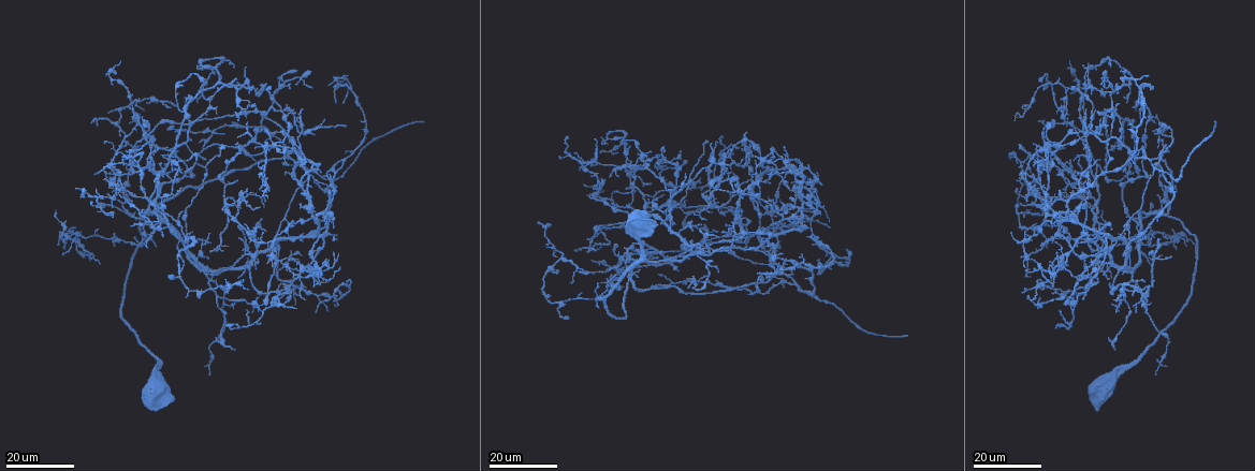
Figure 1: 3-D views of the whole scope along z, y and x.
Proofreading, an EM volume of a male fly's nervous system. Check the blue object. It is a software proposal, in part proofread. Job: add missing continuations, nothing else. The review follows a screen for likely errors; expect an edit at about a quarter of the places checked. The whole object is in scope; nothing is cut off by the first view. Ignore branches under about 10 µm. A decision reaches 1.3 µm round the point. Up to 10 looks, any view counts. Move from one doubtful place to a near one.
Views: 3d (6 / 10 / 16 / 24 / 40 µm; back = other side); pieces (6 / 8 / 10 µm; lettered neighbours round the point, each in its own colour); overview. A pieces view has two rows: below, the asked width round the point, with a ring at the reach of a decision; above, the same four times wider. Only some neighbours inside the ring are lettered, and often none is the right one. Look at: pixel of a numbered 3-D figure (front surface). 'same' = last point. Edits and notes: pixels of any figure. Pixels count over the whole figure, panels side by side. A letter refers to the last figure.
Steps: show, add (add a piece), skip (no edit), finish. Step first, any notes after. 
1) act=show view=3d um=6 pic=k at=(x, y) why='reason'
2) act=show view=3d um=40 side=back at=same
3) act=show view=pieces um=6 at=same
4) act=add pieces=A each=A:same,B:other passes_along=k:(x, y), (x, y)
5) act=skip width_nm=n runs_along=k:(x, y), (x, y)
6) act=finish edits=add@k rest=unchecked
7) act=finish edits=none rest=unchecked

act=show view=3d um=24 pic=1 at=(259, 190) why='thin end'

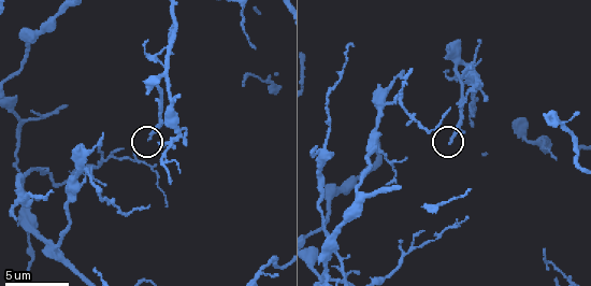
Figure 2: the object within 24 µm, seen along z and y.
act=show view=pieces um=10 pic=2 at=(451, 143)

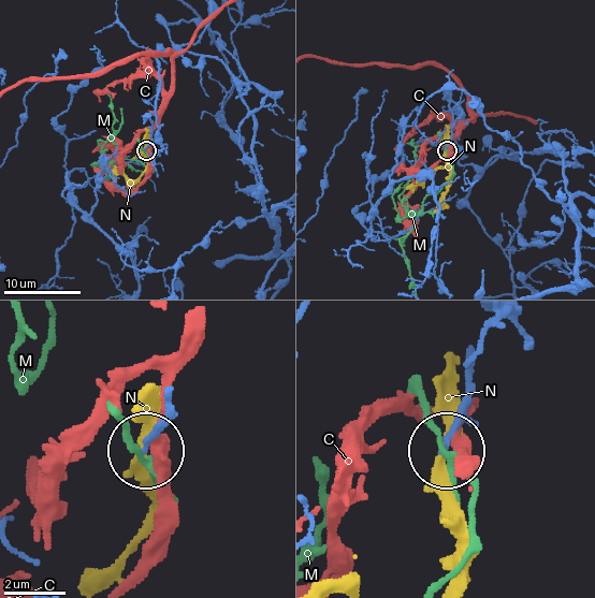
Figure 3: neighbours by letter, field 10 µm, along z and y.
act=skip each=C:other,M:other,N:other found='none of them fits'

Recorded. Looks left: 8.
act=show view=3d um=16 pic=1 at=(337, 103) why='branch stops here'

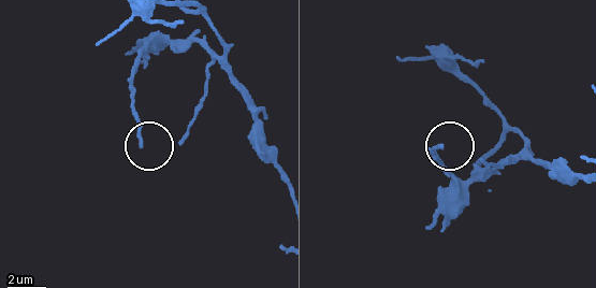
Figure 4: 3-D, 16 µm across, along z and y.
act=show view=pieces um=10 pic=4 at=(141, 144)

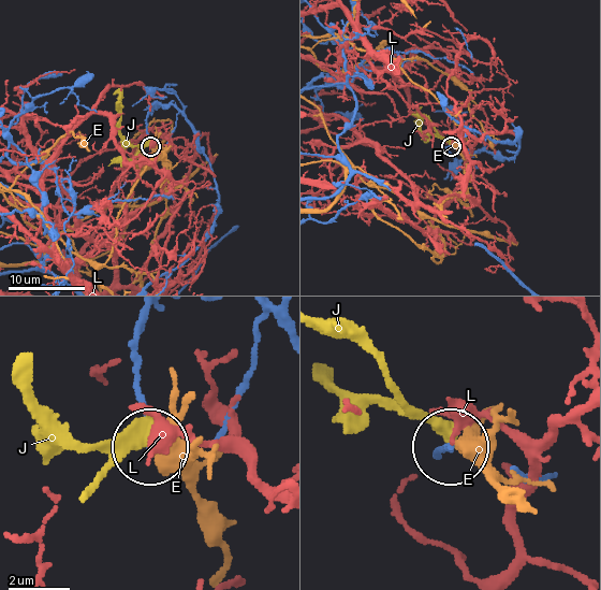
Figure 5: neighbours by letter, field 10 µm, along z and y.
act=skip each=E:other,J:other,L:other found='none of them fits'

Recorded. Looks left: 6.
act=show view=3d um=16 pic=1 at=(1213, 121) why='end of a long branch'

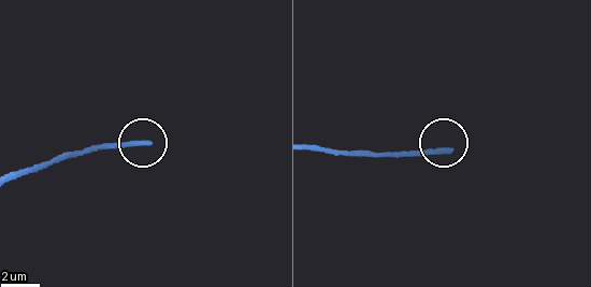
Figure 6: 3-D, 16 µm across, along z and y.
act=show view=pieces um=8 pic=6 at=(450, 152)

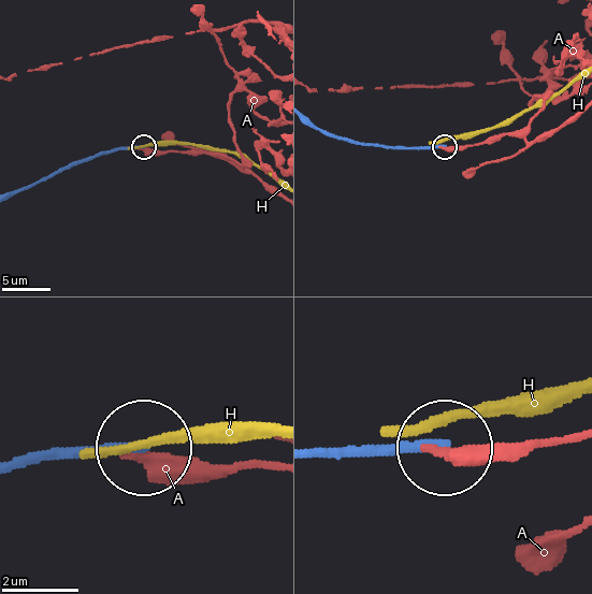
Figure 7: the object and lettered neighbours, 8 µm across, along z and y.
act=skip each=A:other,H:other runs_along=7:(313, 122), (334, 135), (365, 144), (444, 146) found='no lettered piece goes on from it'

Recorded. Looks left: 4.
act=show view=3d um=24 pic=1 at=(105, 178) why='free end'

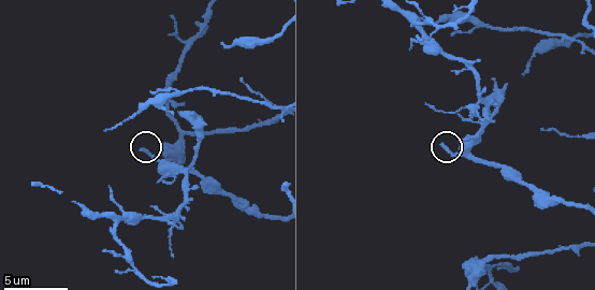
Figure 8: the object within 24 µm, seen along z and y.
act=show view=pieces um=10 pic=8 at=(142, 150) why='see the neighbours'

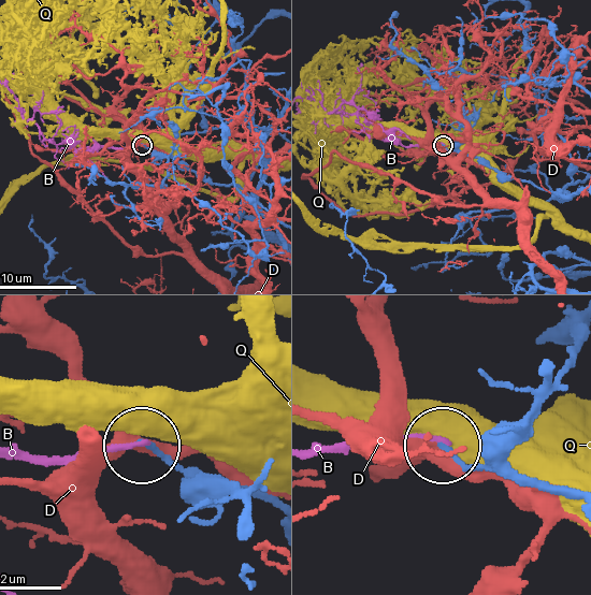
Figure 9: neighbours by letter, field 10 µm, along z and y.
act=skip each=B:other,D:other,Q:other found='none of them fits'

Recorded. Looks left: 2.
act=show view=3d um=16 pic=1 at=(580, 273) why='an open end'

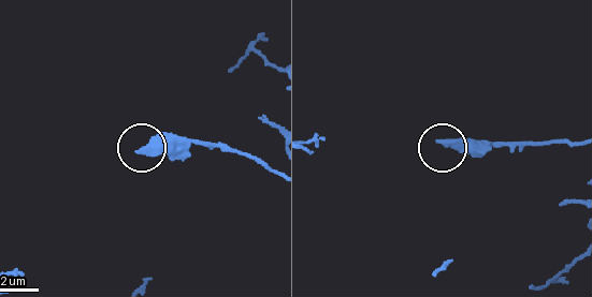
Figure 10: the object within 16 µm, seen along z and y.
act=show view=pieces um=6 pic=10 at=(440, 140)

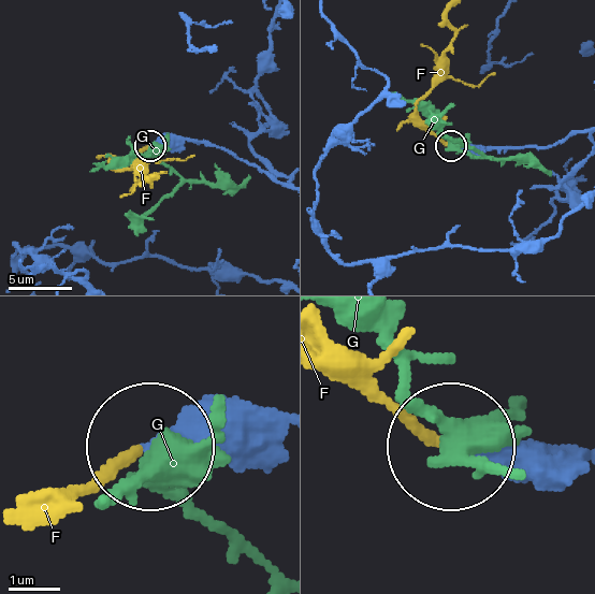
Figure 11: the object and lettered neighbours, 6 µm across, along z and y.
act=add pieces=F each=F:same,G:other passes_along=11:(273, 431), (175, 431), (72, 494) found='it goes on there'

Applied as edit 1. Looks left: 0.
act=finish edits=add@11 rest=unchecked

